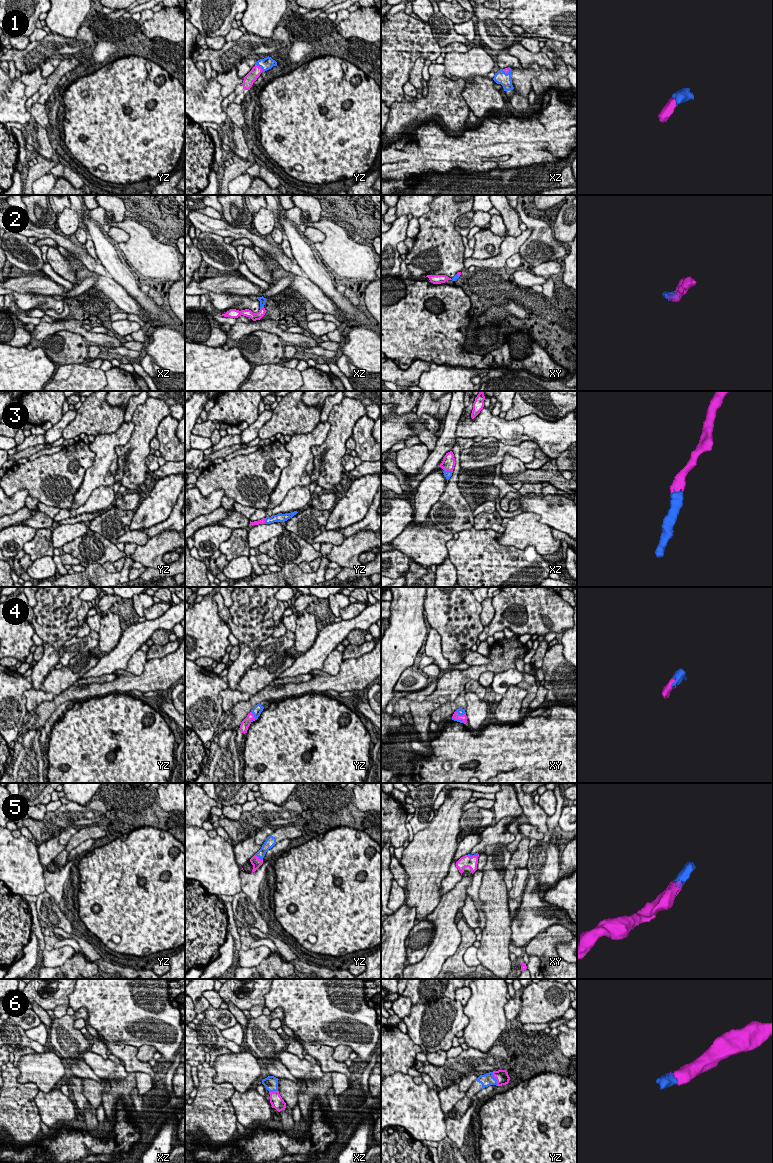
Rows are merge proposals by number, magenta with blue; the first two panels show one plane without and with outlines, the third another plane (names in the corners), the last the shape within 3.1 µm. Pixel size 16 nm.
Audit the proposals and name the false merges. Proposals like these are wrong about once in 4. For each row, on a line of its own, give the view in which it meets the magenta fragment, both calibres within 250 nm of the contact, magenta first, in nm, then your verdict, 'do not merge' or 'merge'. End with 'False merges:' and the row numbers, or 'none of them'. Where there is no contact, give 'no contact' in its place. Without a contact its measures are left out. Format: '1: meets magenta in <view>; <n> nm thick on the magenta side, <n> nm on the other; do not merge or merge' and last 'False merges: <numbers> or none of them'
1: meets magenta in yz; 170 nm thick on the magenta side, 200 nm on the other; merge
2: meets magenta in xz; 130 nm thick on the magenta side, 100 nm on the other; merge
3: meets magenta in xz; 220 nm thick on the magenta side, 120 nm on the other; merge
4: meets magenta in yz; 140 nm thick on the magenta side, 140 nm on the other; merge
5: meets magenta in yz; 160 nm thick on the magenta side, 140 nm on the other; merge
6: meets magenta in yz; 220 nm thick on the magenta side, 200 nm on the other; merge
False merges: none of them

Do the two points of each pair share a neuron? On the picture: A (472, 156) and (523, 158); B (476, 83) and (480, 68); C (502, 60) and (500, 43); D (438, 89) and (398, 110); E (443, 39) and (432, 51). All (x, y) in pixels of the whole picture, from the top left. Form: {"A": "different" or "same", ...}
{"A": "same", "B": "different", "C": "different", "D": "same", "E": "different"}

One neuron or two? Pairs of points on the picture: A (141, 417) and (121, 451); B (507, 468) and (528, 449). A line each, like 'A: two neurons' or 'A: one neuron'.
A: one neuron
B: two neurons

